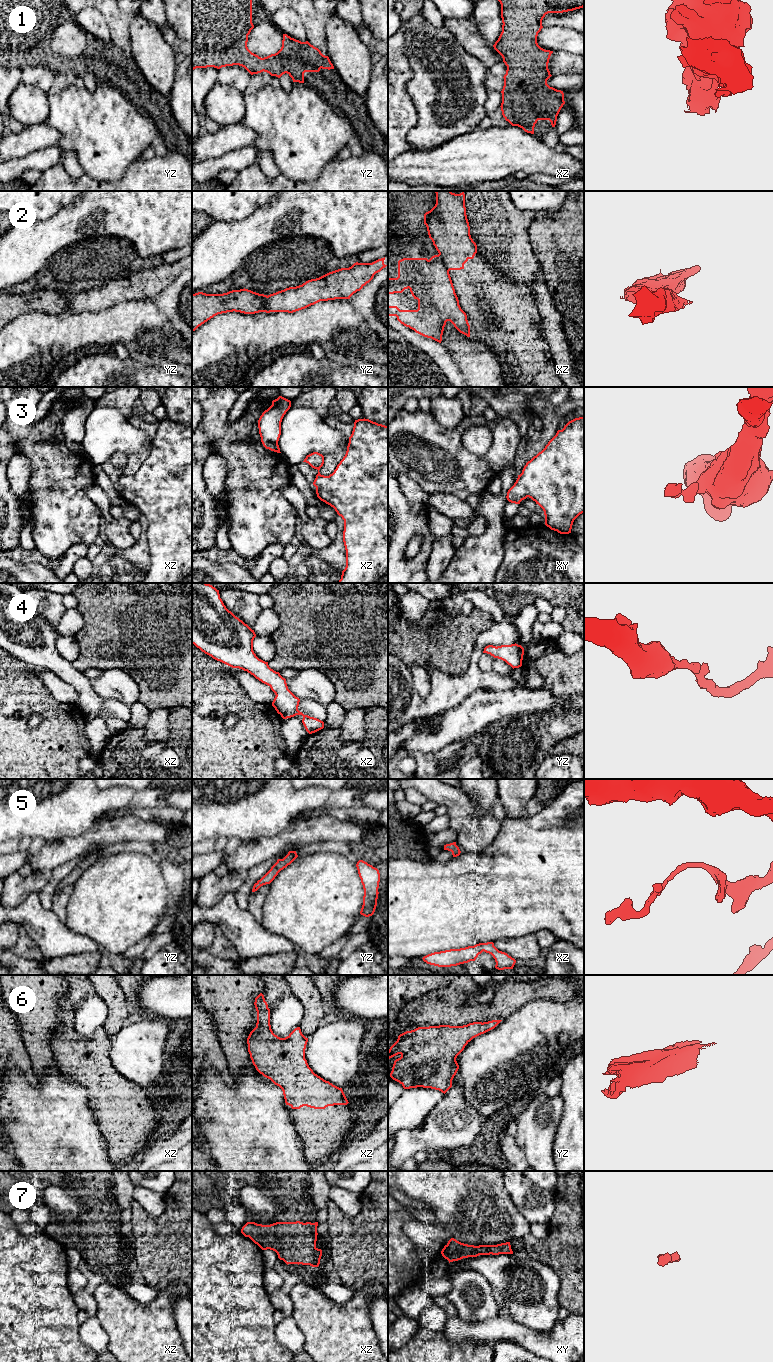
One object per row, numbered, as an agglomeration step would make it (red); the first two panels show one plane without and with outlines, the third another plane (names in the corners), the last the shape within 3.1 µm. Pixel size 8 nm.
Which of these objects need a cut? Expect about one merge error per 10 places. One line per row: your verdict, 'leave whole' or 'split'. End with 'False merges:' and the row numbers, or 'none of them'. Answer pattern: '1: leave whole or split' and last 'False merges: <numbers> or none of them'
1: leave whole
2: split
3: leave whole
4: leave whole
5: leave whole
6: leave whole
7: leave whole
False merges: 2

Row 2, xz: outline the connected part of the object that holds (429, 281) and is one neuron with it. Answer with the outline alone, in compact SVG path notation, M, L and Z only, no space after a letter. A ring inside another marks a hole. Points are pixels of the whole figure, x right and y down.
M440 254L429 260L403 258L398 261L398 277L388 278L388 294L402 293L408 288L418 300L418 309L400 310L397 306L388 306L388 316L396 316L404 326L439 343L447 321L470 337L467 315L459 305L449 271Z

